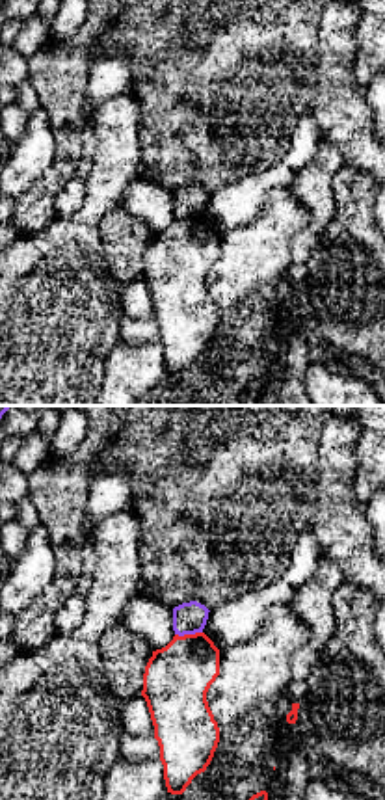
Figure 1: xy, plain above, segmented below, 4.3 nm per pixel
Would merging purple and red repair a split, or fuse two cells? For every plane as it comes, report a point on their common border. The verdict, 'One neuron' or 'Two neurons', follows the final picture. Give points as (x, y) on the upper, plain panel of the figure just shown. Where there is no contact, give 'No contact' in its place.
Touches purple at (188, 216)

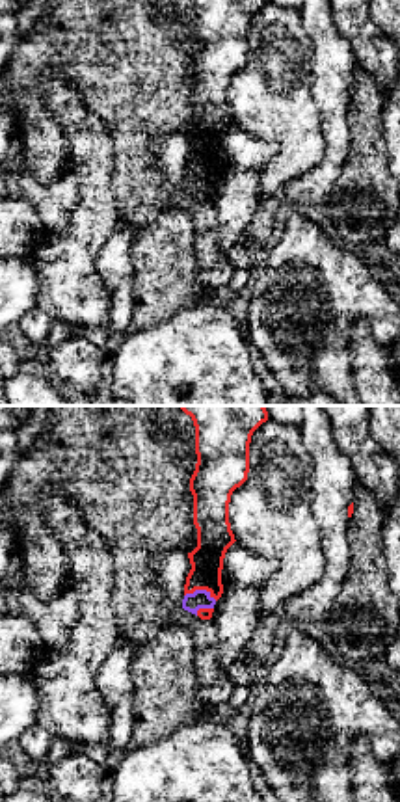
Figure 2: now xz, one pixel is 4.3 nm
Touches purple at (201, 173)

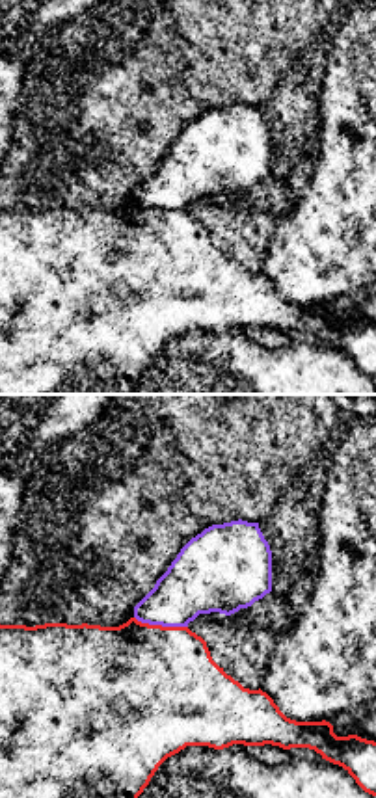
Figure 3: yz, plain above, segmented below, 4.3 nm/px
Touches purple at (161, 207)

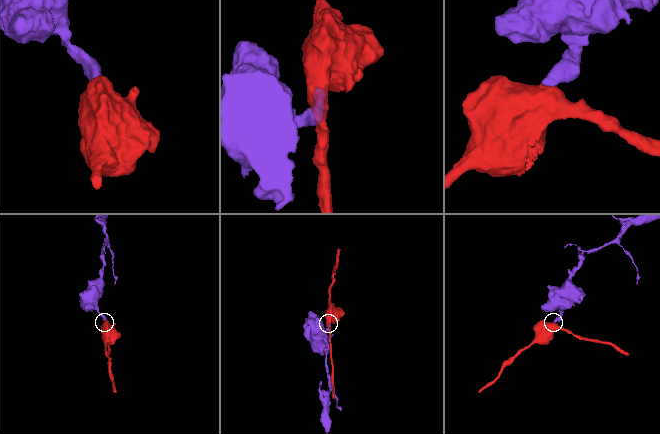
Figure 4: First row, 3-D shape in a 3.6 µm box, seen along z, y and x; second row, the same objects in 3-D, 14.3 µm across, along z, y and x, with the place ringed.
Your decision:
Two neurons

